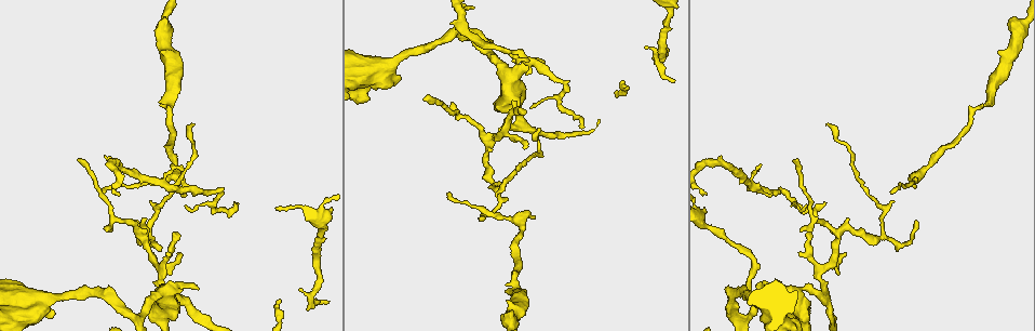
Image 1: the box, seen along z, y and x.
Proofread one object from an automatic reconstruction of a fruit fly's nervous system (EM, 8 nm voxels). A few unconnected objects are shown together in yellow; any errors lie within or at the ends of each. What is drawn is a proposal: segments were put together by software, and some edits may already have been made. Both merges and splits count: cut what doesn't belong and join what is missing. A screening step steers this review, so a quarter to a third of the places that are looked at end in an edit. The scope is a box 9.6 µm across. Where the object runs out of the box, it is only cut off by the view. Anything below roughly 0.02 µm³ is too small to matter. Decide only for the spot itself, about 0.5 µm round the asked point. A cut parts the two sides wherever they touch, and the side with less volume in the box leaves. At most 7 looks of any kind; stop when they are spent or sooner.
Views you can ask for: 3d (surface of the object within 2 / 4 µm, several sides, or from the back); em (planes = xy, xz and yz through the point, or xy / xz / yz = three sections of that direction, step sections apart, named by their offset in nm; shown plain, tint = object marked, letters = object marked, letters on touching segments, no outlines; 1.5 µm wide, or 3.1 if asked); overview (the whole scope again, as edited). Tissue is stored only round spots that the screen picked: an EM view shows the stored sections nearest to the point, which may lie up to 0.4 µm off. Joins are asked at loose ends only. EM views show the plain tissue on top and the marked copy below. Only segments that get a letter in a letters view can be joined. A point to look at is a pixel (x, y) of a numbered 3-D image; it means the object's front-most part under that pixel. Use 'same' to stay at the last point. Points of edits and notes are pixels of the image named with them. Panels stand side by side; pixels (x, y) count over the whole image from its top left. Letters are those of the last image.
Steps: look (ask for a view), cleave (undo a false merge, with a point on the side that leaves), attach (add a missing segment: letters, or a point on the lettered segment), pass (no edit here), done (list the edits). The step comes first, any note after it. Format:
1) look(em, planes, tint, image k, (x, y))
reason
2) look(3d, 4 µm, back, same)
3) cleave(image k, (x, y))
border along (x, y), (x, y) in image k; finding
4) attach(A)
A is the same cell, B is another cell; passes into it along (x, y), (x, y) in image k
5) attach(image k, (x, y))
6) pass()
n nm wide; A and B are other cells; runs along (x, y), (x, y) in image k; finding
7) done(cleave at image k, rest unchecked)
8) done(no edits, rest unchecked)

look(3d, 2 µm, back, image 1, (481, 218))
thin end

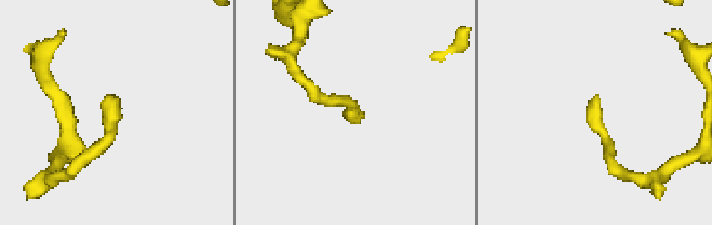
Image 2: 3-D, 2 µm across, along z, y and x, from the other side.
look(em, xz, step 8, letters, image 2, (597, 97))

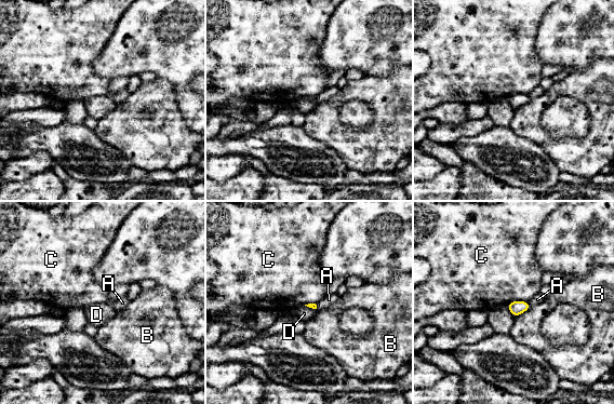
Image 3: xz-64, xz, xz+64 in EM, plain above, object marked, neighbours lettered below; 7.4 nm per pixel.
pass()
A, B, C and D are other cells; border along (528, 300), (511, 300), (506, 305) in image 3; no lettered segment goes on from it

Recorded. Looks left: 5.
look(3d, 2 µm, back, image 1, (781, 187))
abrupt turn

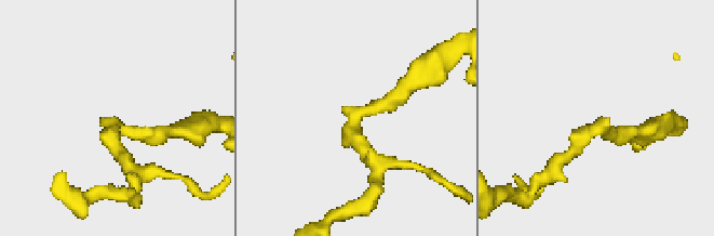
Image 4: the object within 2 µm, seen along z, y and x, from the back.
look(em, xz, step 4, tint, image 4, (596, 124))
need the tissue

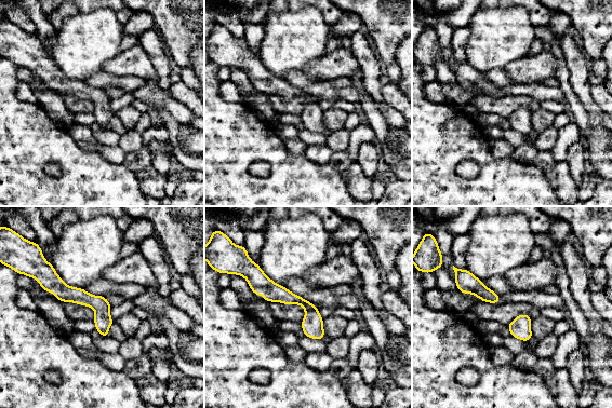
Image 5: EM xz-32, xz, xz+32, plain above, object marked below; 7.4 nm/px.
look(em, planes, letters, same)

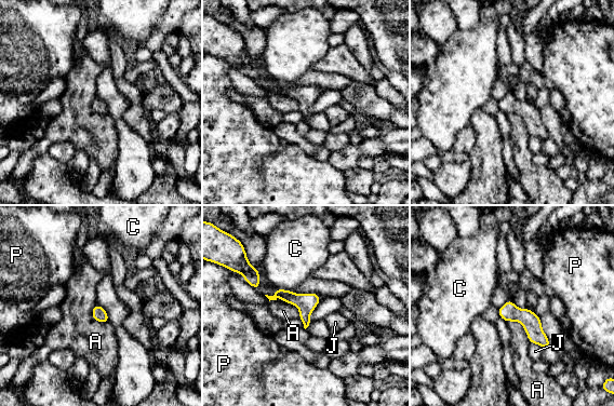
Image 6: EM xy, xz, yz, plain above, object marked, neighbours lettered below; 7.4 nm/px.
pass()
A, C, J and P are other cells; runs along (501, 310), (519, 314), (546, 343) in image 6; continuous, no second neuron

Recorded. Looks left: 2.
look(em, xz, step 4, tint, image 1, (38, 321))
free end

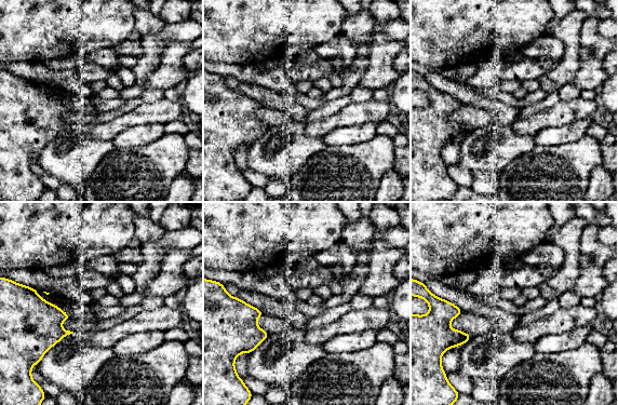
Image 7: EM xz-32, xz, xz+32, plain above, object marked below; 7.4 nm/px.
look(em, planes, letters, same)

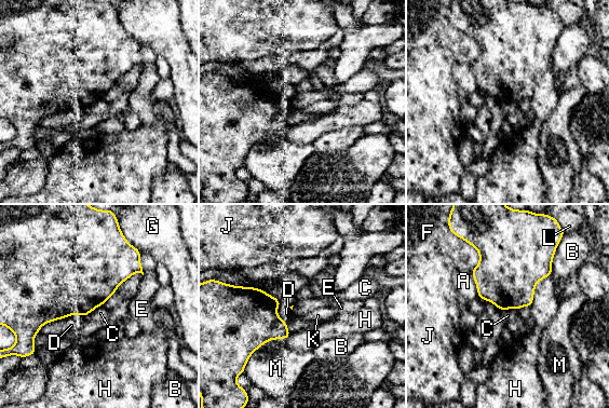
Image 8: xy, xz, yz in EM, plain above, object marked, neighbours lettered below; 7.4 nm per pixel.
pass()
A, B, C, D, E, F, G, H, J, K, L and M are other cells; border along (104, 303), (84, 316) in image 8; no lettered segment goes on from it

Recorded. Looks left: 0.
done(no edits, rest unchecked)

